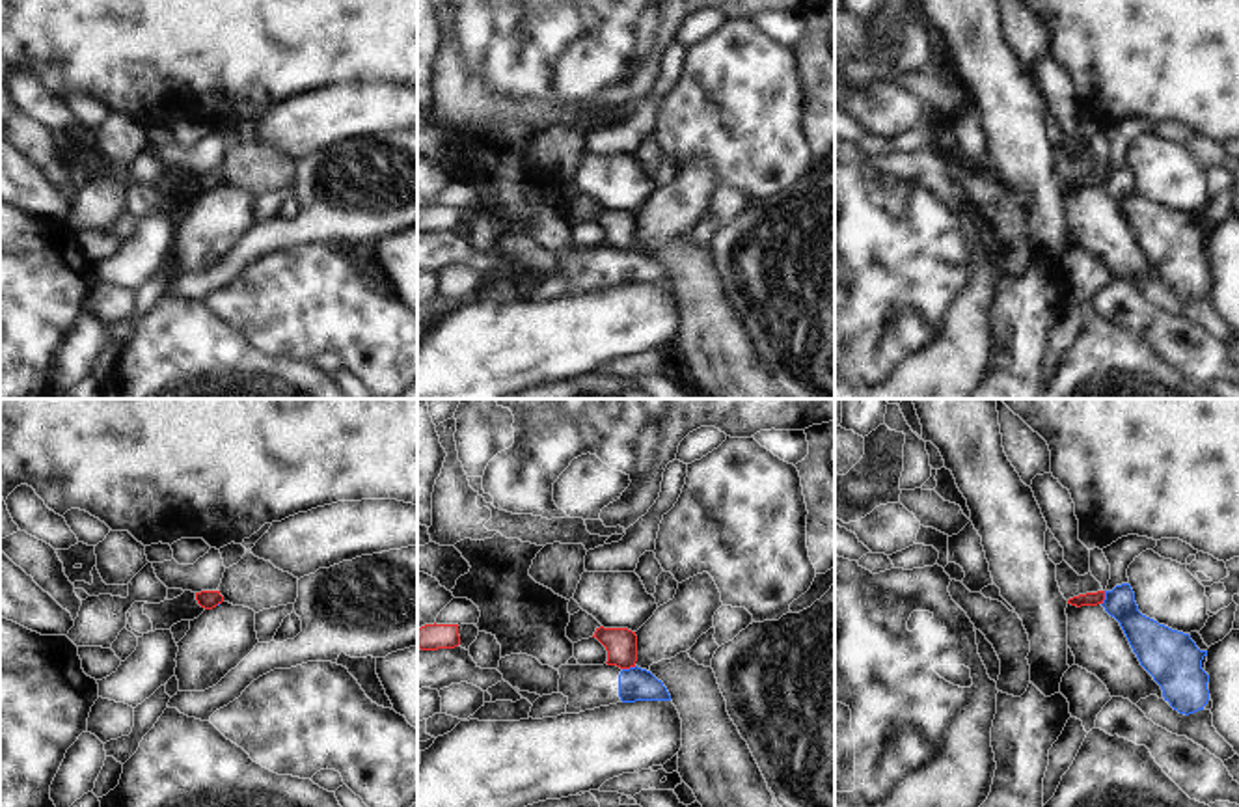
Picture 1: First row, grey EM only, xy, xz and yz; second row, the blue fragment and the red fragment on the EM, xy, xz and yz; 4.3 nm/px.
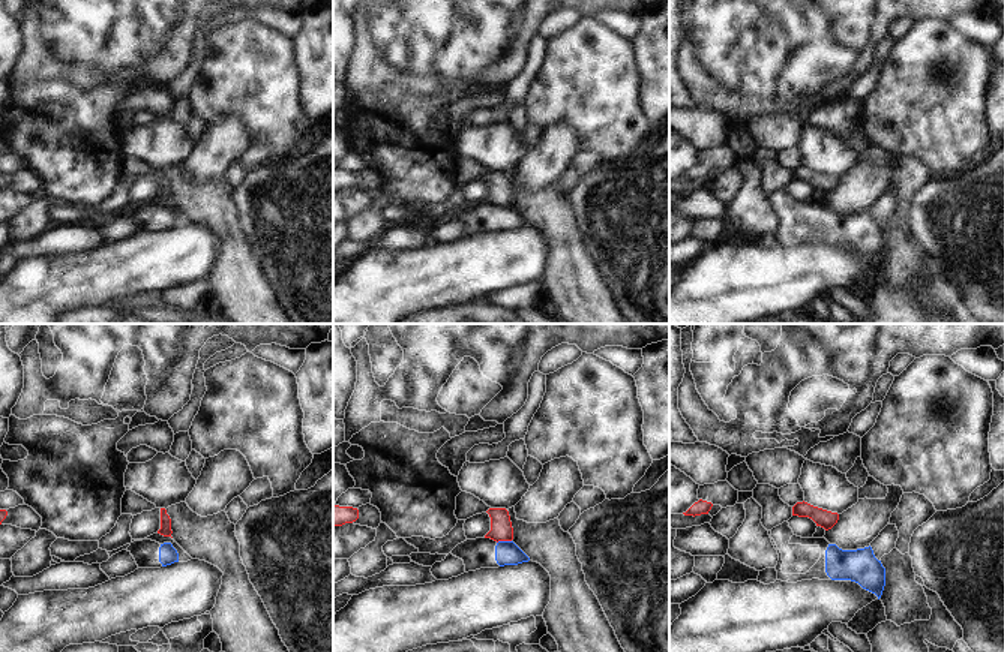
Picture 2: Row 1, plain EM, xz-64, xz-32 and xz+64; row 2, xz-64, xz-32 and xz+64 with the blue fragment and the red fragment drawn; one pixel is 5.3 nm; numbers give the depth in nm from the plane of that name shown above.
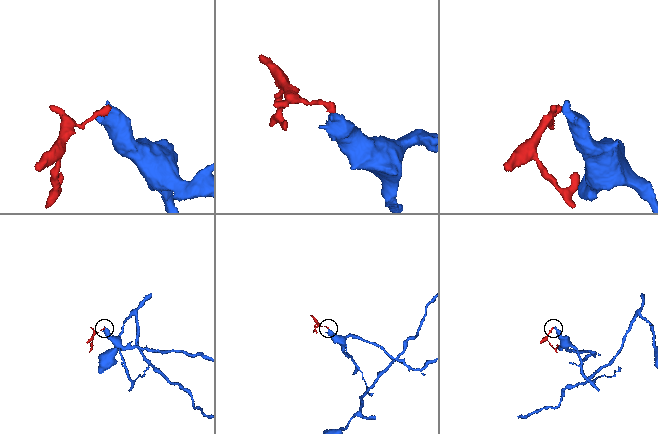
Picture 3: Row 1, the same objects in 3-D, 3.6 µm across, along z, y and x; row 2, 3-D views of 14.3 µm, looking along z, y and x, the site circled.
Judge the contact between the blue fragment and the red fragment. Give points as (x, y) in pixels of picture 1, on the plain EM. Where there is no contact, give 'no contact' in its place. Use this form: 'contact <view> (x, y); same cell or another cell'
contact xz (630, 250); another cell

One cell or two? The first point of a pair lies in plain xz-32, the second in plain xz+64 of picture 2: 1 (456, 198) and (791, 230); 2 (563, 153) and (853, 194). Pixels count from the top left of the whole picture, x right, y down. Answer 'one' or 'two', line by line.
1: two
2: one

